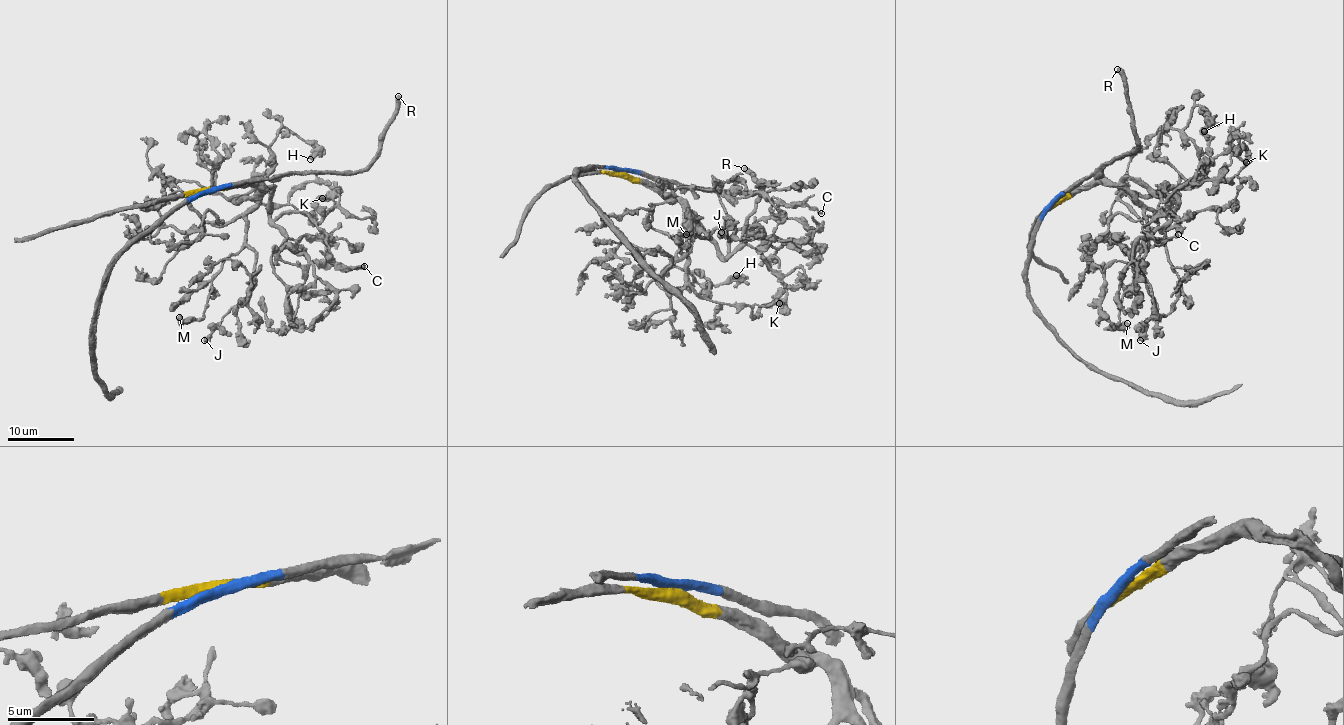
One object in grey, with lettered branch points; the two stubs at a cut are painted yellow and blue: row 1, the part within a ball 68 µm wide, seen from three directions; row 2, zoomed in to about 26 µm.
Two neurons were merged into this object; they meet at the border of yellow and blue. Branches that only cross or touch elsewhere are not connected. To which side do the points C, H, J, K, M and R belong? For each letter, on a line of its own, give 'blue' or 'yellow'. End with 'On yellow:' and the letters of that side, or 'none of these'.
C: yellow
H: yellow
J: yellow
K: yellow
M: yellow
R: blue
On yellow: C, H, J, K, M

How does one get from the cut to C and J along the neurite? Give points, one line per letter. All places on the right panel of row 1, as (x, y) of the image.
C: (1051, 203), (1085, 185), (1136, 180), (1177, 201), (1159, 194), (1158, 210), (1142, 228), (1161, 242), (1179, 234)
J: (1051, 203), (1085, 185), (1113, 184), (1122, 186), (1143, 210), (1147, 236), (1139, 276), (1154, 311), (1139, 340)

